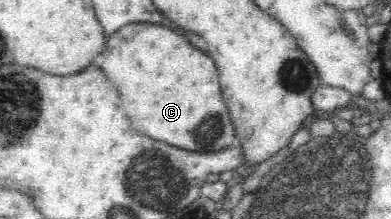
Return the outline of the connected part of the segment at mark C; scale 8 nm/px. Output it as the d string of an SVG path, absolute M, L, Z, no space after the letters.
M127 24L109 36L94 66L118 86L124 108L138 132L200 155L237 146L234 125L222 100L216 64L204 50L194 48L163 24Z

